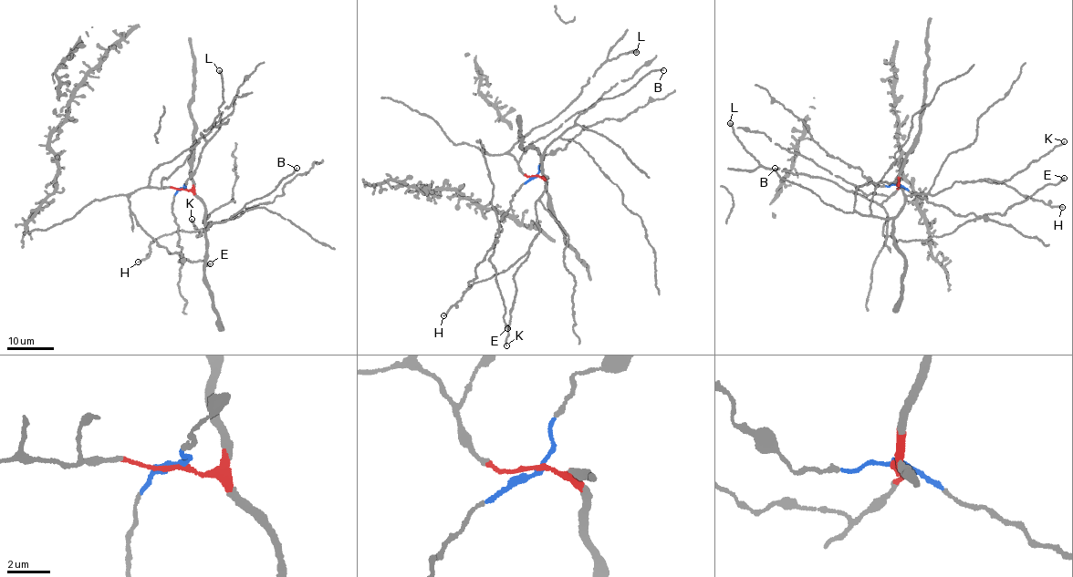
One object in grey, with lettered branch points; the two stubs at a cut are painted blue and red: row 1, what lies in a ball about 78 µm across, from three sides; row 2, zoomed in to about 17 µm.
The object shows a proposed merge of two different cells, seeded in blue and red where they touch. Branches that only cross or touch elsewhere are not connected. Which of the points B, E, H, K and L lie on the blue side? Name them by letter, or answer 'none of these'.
none of these

